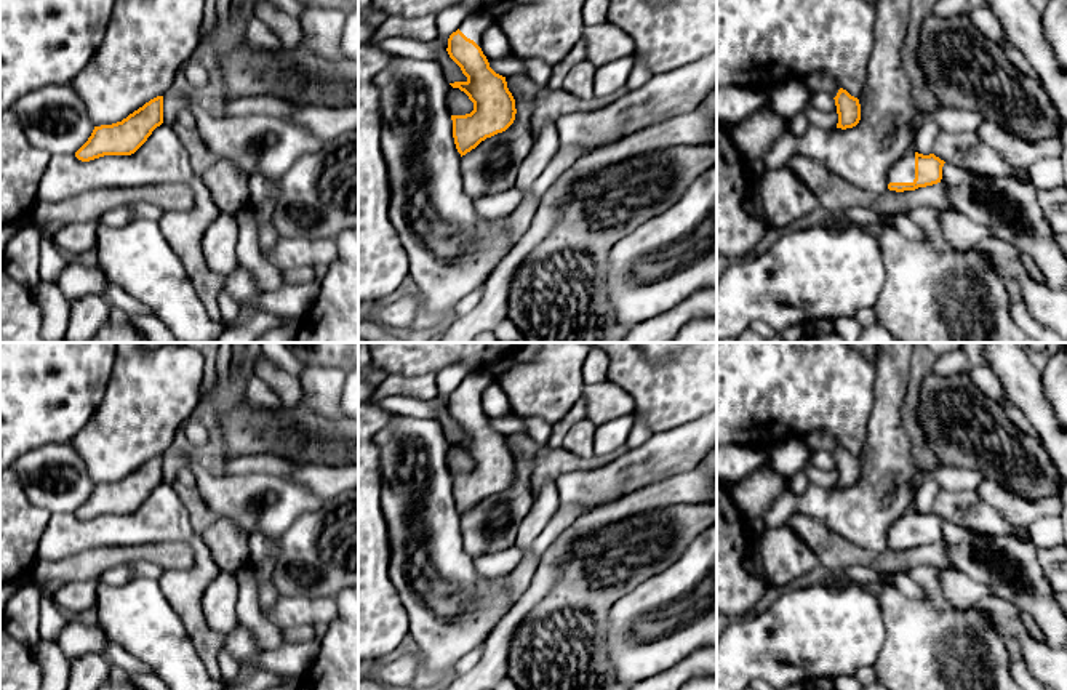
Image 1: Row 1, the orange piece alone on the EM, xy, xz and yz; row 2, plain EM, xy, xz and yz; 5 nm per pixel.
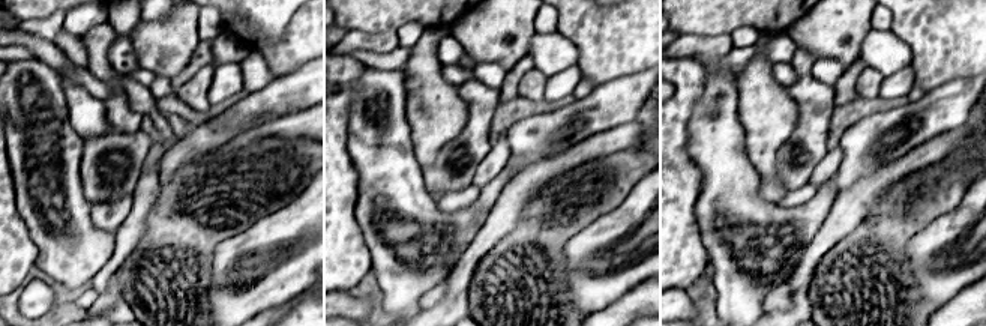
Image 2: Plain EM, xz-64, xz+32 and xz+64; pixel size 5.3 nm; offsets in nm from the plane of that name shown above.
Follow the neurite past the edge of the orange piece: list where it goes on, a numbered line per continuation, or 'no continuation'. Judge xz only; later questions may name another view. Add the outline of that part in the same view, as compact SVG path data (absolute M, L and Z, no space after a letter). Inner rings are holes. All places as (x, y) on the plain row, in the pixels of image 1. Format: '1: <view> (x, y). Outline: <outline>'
1: xz (475, 383). Outline: M474 370L459 384L459 389L482 407L482 397L493 383L496 383L496 376L490 370Z

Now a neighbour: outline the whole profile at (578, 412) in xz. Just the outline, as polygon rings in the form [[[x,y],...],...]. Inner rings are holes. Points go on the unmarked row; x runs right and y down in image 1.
[[[581,397],[560,421],[552,424],[547,447],[561,448],[568,431],[584,418],[587,418],[587,405],[585,400]]]

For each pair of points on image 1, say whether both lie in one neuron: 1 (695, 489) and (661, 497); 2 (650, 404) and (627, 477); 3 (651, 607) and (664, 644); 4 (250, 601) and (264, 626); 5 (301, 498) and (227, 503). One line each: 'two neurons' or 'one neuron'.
1: one neuron
2: two neurons
3: one neuron
4: one neuron
5: one neuron

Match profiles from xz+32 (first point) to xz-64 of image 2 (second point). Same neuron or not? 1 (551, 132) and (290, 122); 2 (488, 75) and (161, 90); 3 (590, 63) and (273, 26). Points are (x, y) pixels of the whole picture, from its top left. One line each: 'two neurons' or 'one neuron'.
1: two neurons
2: one neuron
3: two neurons

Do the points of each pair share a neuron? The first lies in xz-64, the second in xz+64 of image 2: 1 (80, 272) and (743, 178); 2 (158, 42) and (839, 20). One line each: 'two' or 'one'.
1: one
2: one

